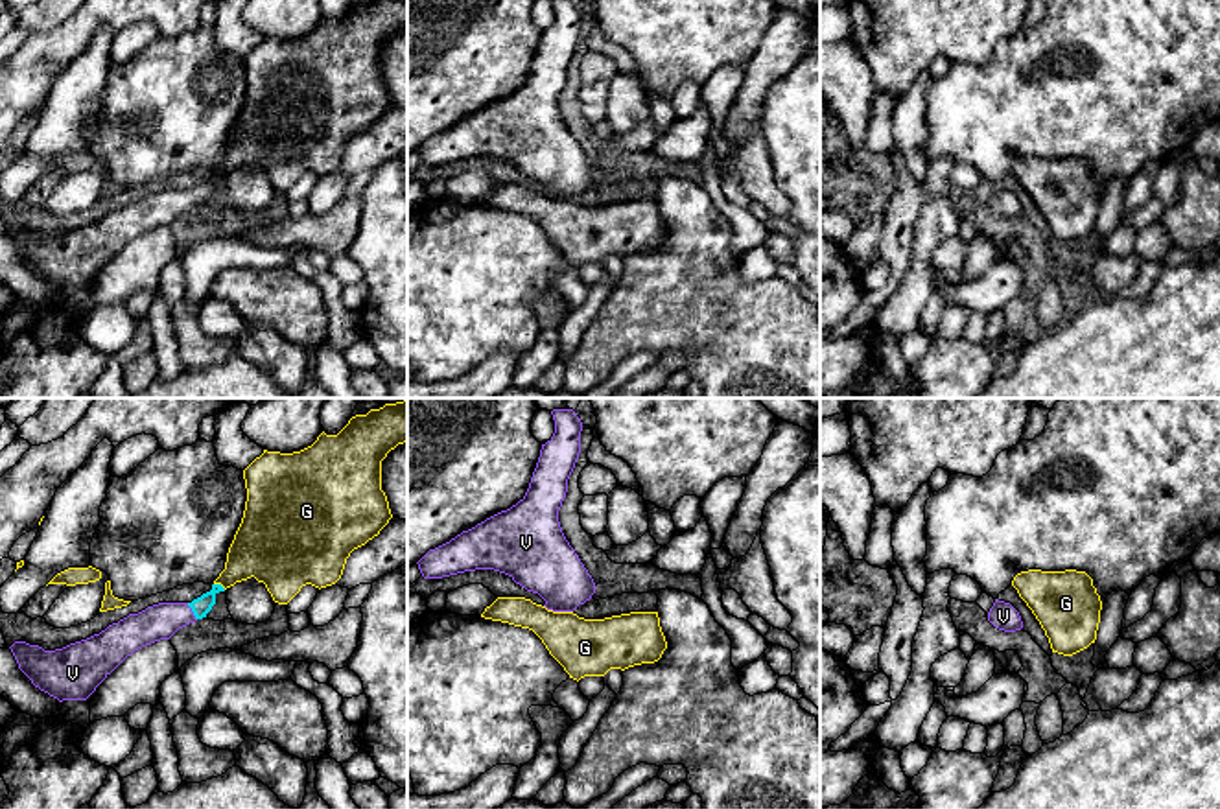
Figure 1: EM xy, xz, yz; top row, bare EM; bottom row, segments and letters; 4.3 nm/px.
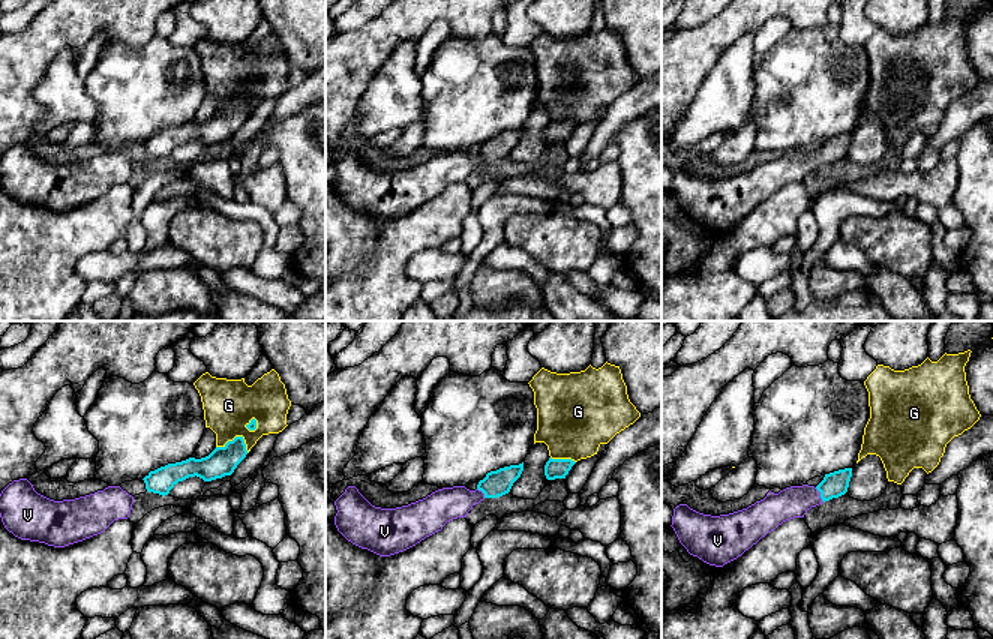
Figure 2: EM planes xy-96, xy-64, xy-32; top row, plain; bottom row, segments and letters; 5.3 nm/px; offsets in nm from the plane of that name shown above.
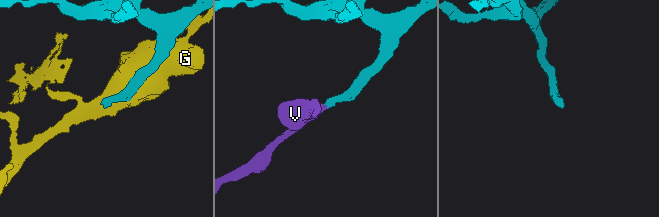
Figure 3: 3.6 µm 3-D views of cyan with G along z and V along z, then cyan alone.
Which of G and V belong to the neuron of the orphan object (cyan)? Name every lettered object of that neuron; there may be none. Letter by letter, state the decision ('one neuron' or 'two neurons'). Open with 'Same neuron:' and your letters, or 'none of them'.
Same neuron: V
G: two neurons
V: one neuron

